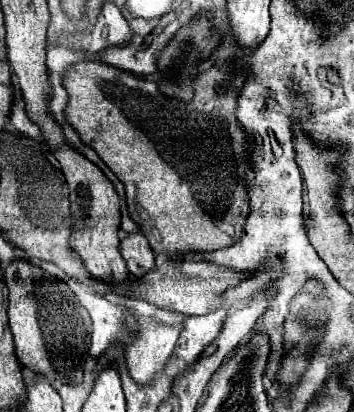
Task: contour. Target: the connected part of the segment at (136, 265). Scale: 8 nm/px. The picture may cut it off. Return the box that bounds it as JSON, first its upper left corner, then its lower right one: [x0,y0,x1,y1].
[121,231,155,276]

